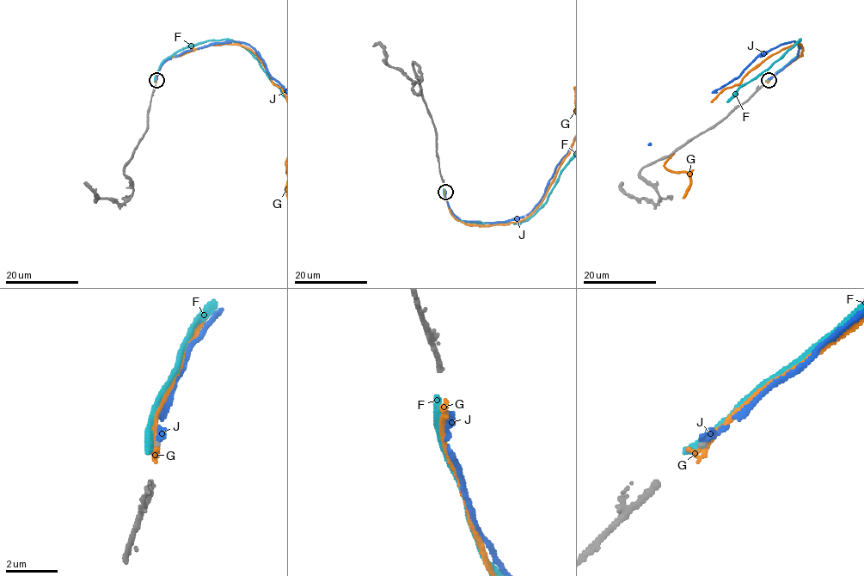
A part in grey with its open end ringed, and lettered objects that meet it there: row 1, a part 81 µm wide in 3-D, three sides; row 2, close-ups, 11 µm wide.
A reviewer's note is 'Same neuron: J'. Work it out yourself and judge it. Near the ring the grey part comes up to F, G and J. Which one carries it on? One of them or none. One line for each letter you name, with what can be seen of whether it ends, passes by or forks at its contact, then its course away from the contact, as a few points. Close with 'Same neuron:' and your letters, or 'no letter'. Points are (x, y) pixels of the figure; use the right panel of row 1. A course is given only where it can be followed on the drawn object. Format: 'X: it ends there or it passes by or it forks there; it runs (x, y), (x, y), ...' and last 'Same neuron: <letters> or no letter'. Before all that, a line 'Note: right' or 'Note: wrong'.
Note: right
J: it ends there
Same neuron: J

